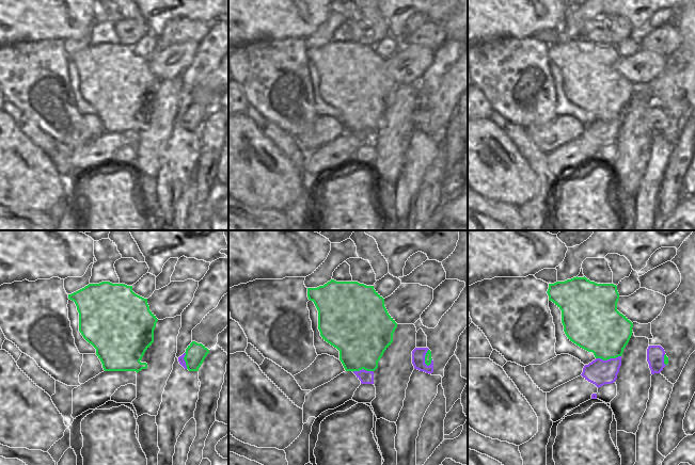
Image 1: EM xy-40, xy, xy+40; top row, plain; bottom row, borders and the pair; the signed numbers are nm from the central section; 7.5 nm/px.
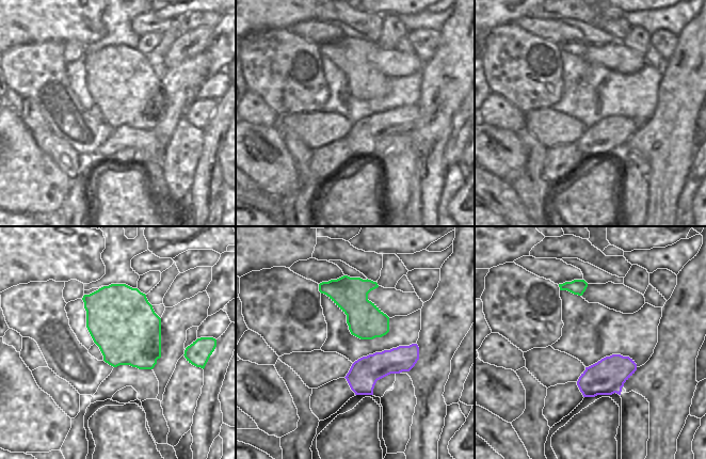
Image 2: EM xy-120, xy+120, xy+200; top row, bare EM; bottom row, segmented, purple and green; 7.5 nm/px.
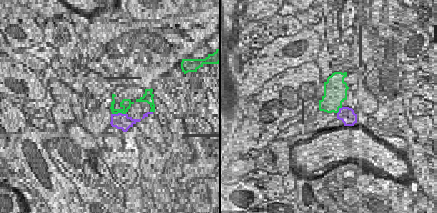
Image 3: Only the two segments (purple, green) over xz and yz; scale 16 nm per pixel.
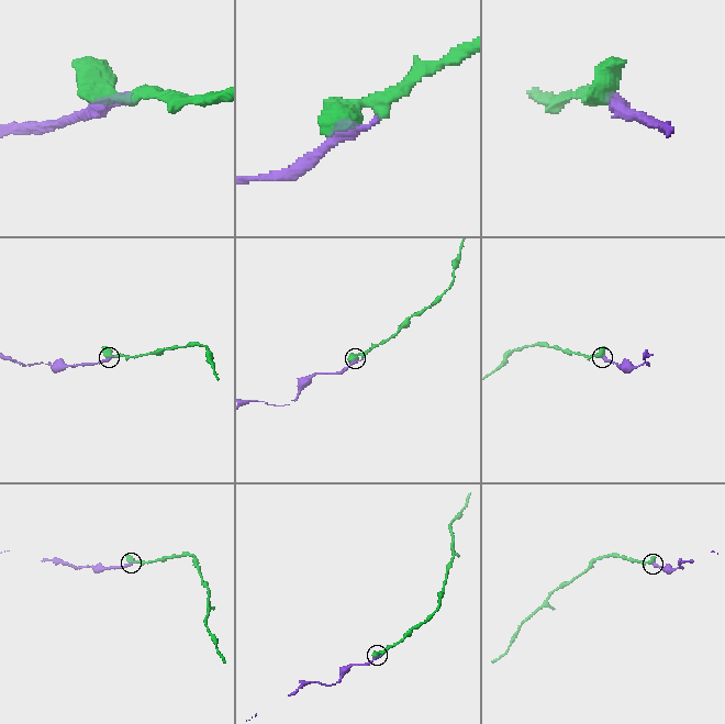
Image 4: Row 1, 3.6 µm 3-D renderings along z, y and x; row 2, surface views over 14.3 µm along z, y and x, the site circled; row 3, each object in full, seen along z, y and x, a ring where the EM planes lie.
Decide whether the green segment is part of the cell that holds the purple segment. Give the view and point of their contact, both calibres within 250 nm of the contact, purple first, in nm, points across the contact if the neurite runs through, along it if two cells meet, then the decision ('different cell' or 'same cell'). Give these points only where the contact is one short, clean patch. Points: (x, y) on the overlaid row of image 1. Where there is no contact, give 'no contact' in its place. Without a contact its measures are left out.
contact xy+40 (607, 359); calibres 190 and 380 nm; same cell

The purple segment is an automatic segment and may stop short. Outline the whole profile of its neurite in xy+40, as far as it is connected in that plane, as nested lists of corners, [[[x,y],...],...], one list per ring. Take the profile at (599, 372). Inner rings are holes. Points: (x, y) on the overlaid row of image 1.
[[[584,277],[549,284],[547,291],[562,310],[562,323],[568,339],[580,348],[593,352],[596,359],[585,365],[582,376],[598,388],[616,381],[621,366],[621,355],[632,336],[633,323],[617,310],[619,293],[614,284],[597,284]]]

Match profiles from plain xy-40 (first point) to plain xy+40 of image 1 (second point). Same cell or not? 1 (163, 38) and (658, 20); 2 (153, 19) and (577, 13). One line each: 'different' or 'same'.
1: same
2: same

